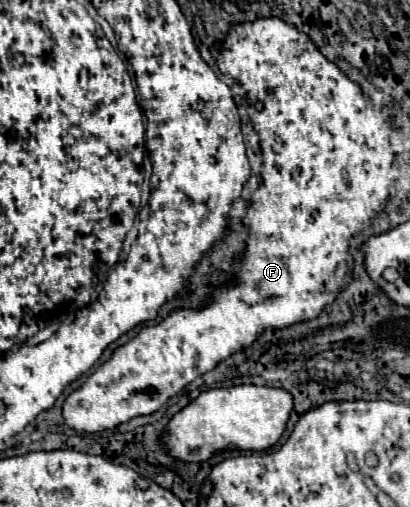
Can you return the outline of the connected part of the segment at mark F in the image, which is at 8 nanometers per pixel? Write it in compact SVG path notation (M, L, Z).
M259 18L255 22L247 22L247 24L237 24L237 26L231 26L229 30L229 38L223 42L221 46L221 56L217 60L221 72L225 78L229 80L237 80L243 88L245 88L245 100L249 104L249 112L251 112L251 120L253 120L253 126L259 134L259 142L261 142L261 152L263 152L263 168L265 168L265 174L263 174L263 184L259 186L259 190L253 192L251 196L251 206L245 214L245 224L249 226L249 240L247 240L247 250L245 250L245 256L243 256L243 262L235 268L237 270L237 276L239 276L239 284L235 286L223 286L219 290L213 292L213 298L209 302L209 306L205 306L205 310L179 310L179 312L173 312L169 318L165 318L161 324L157 326L147 326L143 328L131 342L127 342L125 346L119 346L111 360L107 360L105 364L101 364L87 380L85 384L71 392L69 398L65 400L63 404L63 418L67 422L67 426L75 428L75 430L81 430L81 432L101 432L101 430L107 430L107 428L115 428L123 422L129 422L131 418L135 416L145 416L145 414L153 414L157 412L171 396L175 396L177 392L181 392L189 382L193 382L197 376L213 370L217 366L217 362L221 362L223 358L231 356L233 352L237 352L239 348L245 348L249 346L253 340L257 340L259 332L265 330L265 328L285 328L285 326L291 326L295 322L301 322L301 320L311 320L315 316L319 316L319 312L323 310L325 304L331 304L337 294L349 284L351 276L349 274L337 274L337 270L343 266L343 264L351 264L351 256L347 252L347 244L349 244L349 238L359 232L365 224L369 224L369 220L385 206L385 200L389 196L389 188L393 186L393 178L391 178L391 164L393 164L393 142L389 138L389 130L391 130L391 122L383 118L383 112L381 112L381 106L379 104L371 104L367 96L361 94L359 86L355 82L351 82L333 62L329 62L315 46L313 42L303 34L299 32L297 28L285 24L283 20L279 18Z

